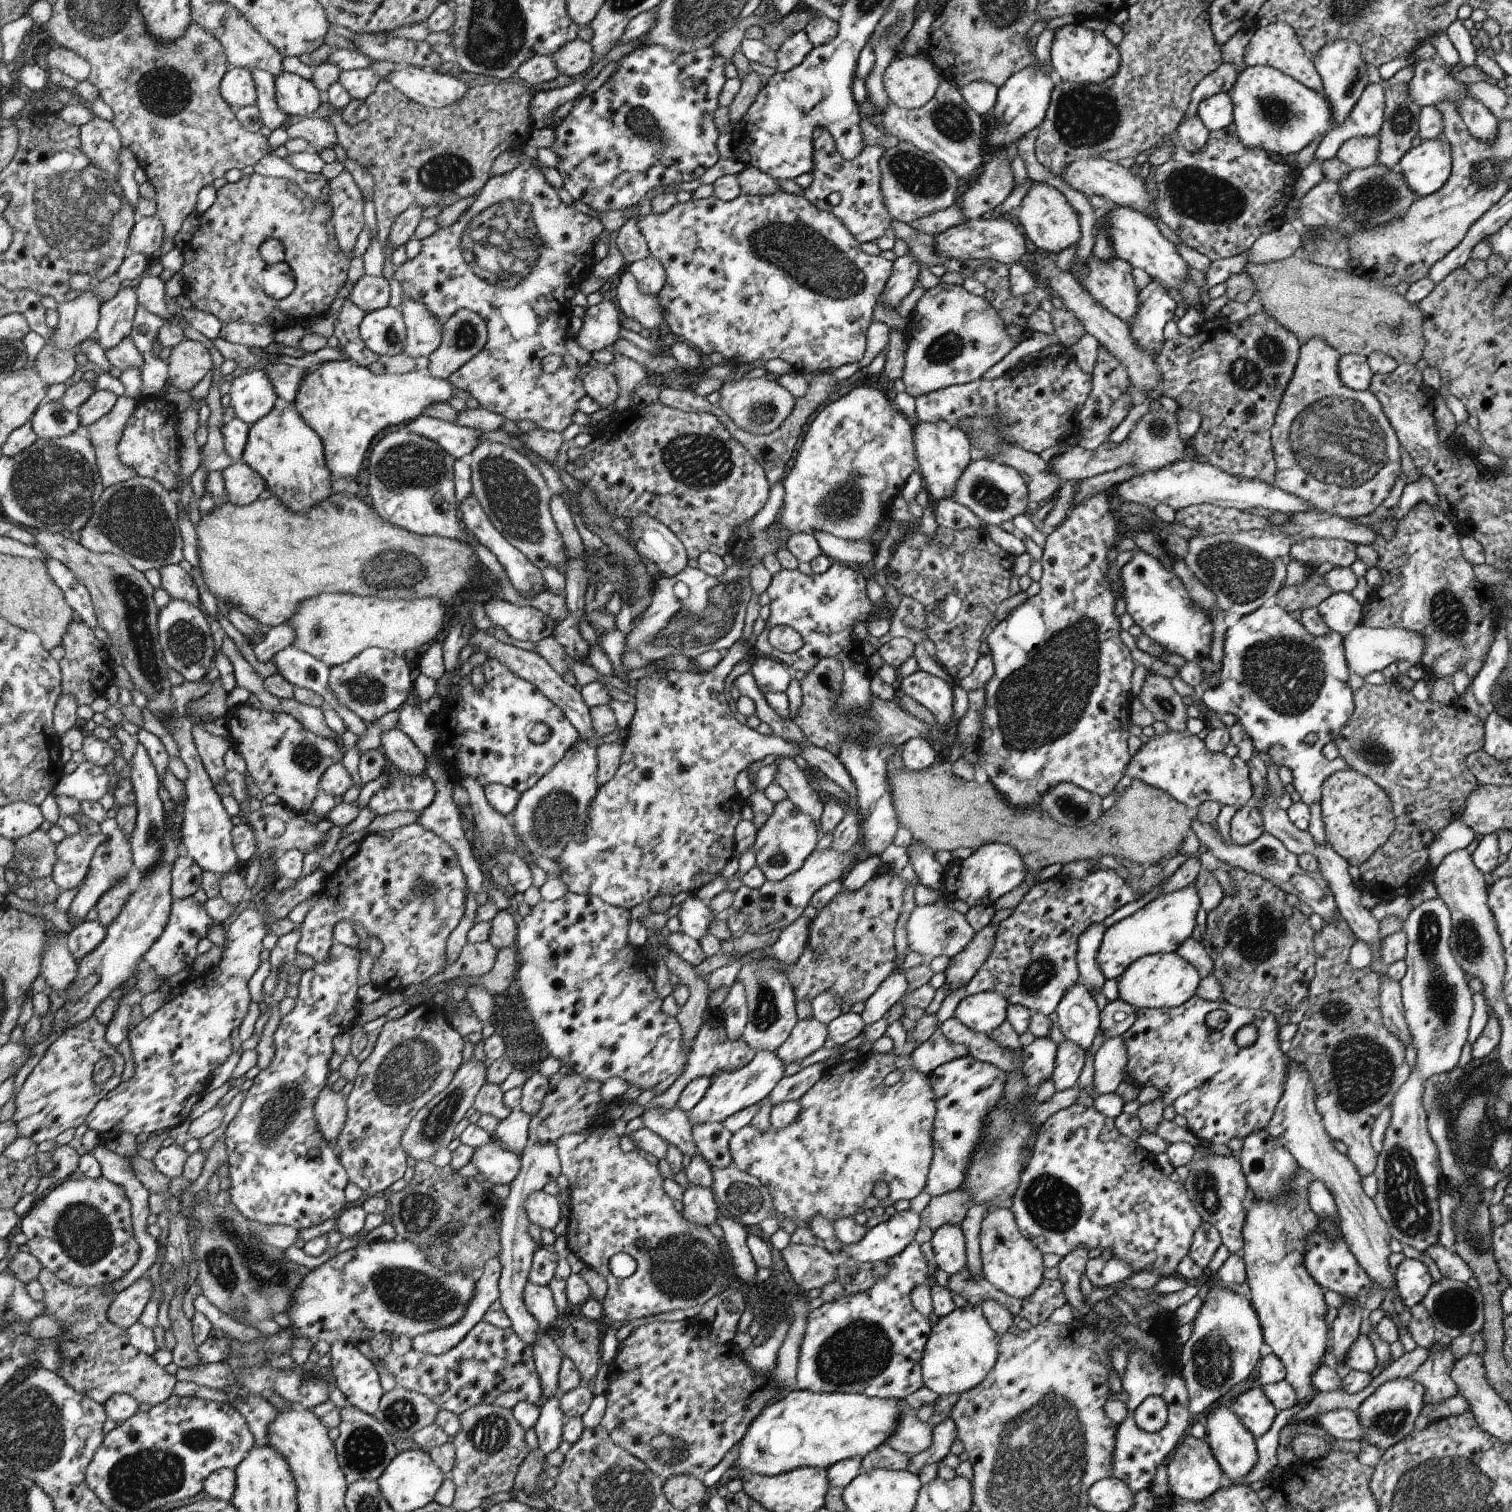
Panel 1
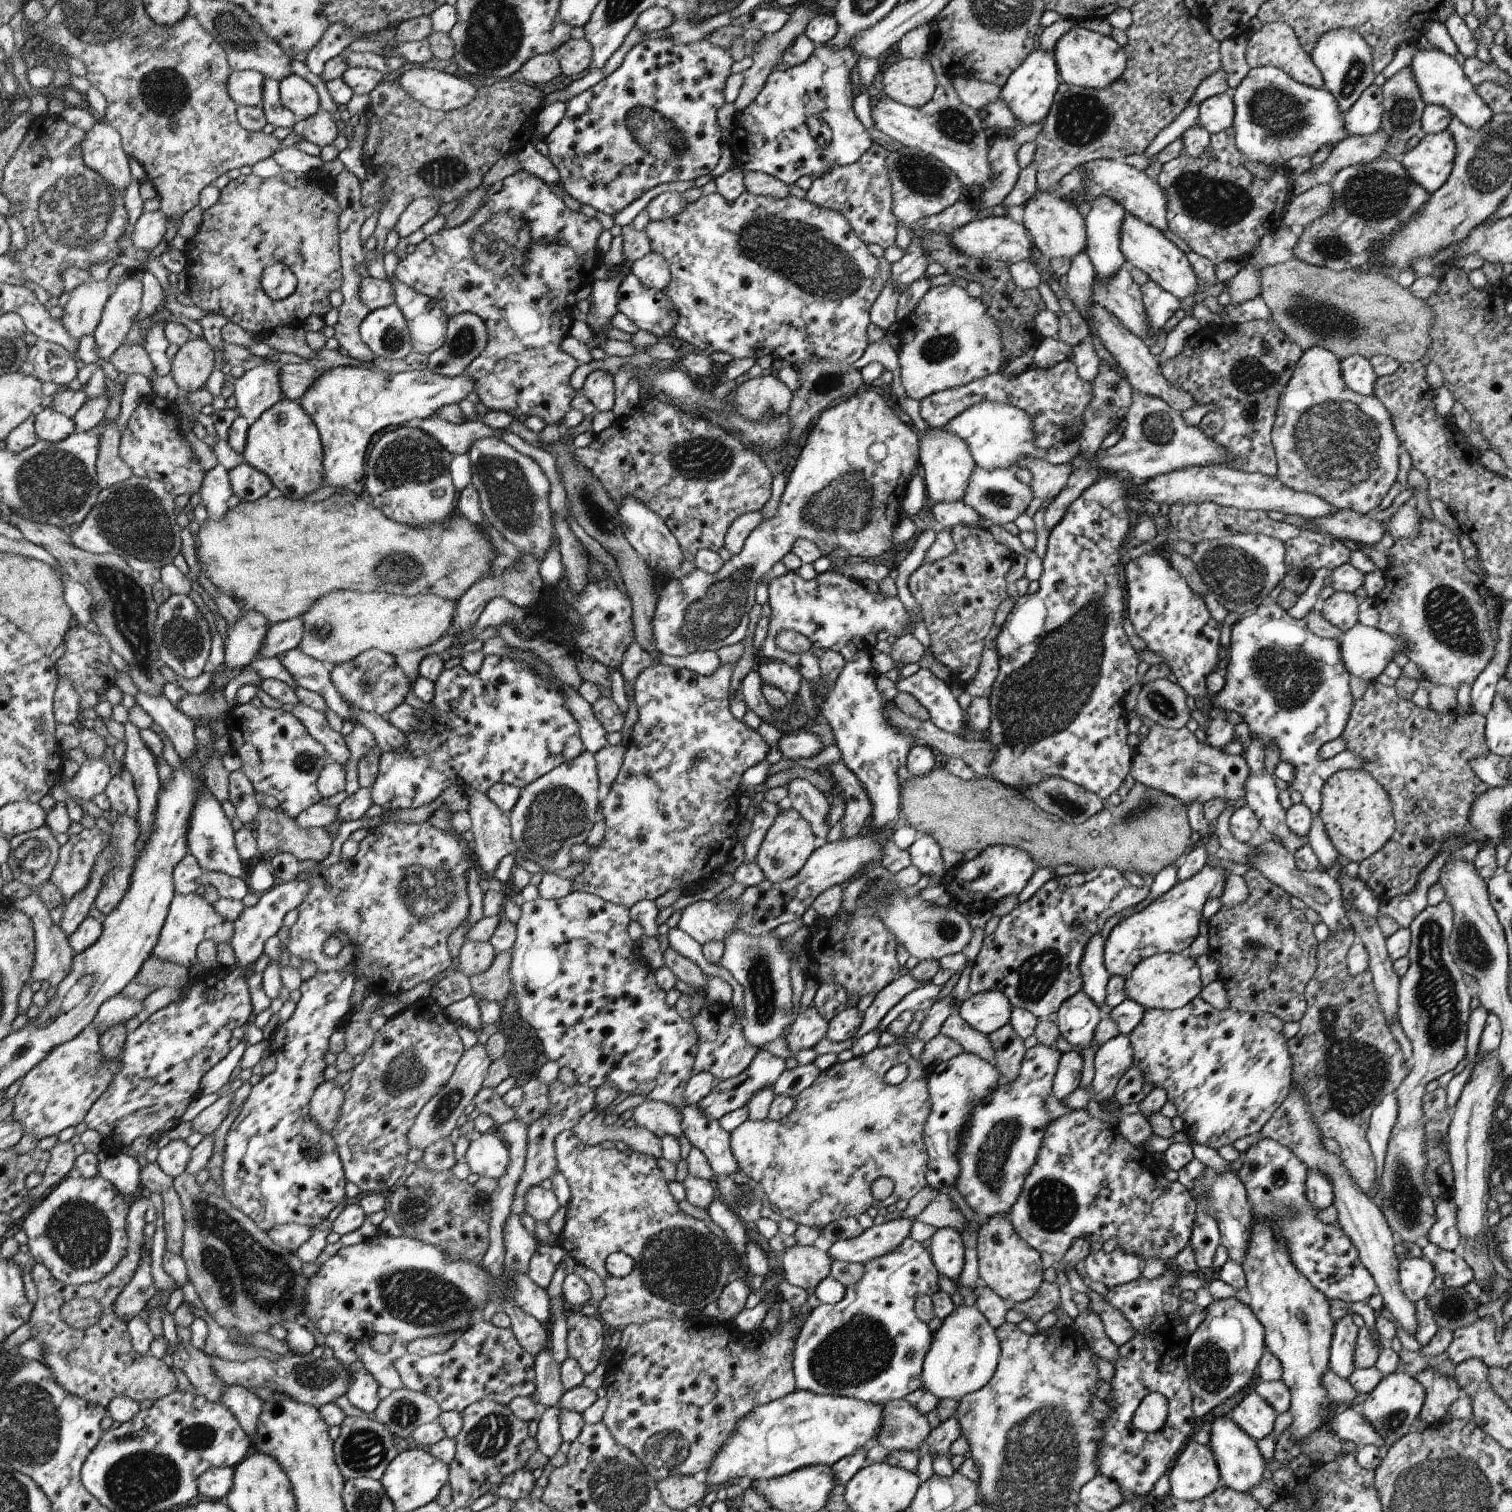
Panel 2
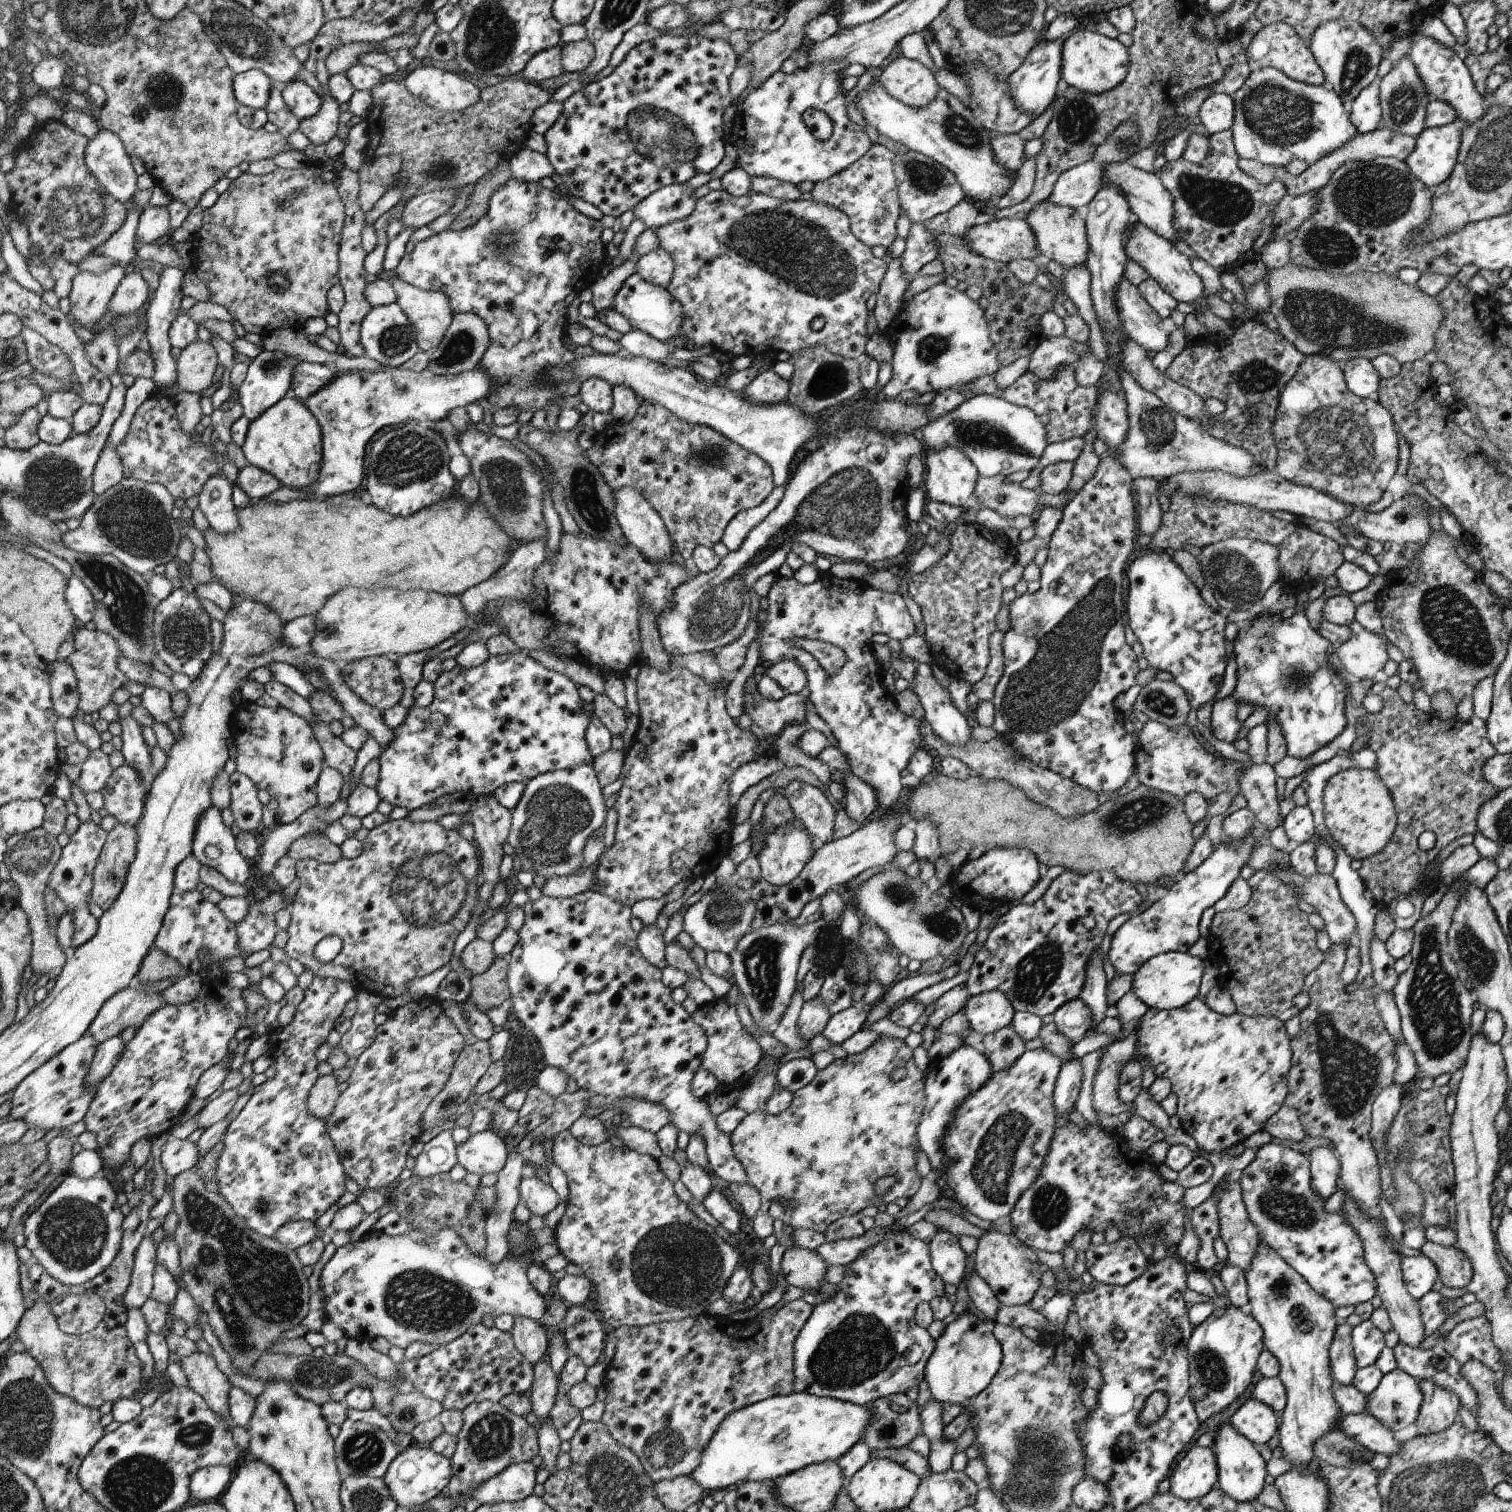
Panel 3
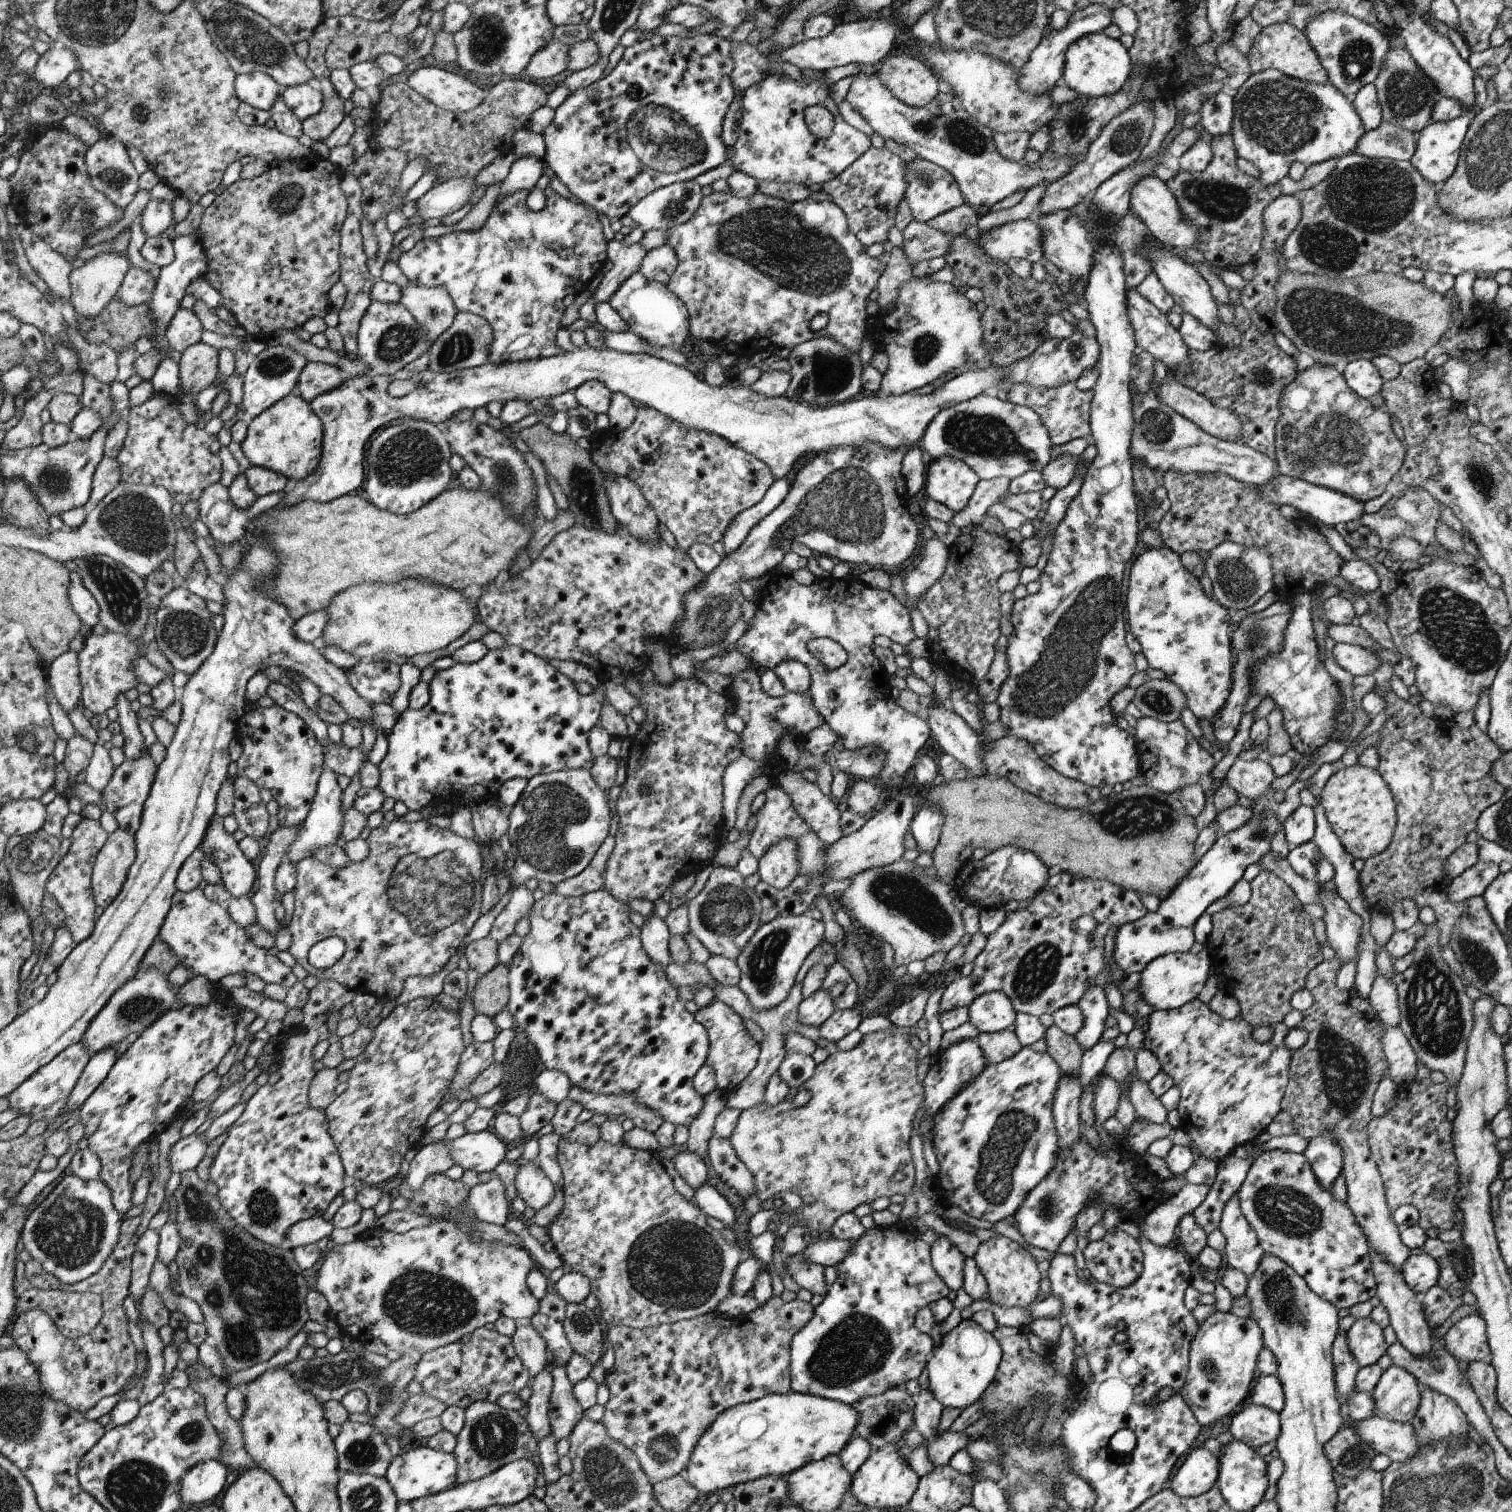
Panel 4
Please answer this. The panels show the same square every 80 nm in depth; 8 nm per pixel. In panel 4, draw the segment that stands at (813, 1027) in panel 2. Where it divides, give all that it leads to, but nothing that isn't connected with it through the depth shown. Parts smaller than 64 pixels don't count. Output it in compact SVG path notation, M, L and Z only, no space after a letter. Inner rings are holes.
M820 988L803 999L798 1007L798 1022L804 1026L819 1027L835 1013L836 1004L830 990Z

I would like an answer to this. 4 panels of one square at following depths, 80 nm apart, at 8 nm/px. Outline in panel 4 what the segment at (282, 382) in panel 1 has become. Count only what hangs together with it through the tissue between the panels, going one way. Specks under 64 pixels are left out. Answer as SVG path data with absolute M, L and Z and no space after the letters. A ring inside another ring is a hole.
M309 362L299 376L296 391L302 399L306 399L311 404L314 398L338 388L346 379L346 374L338 366Z

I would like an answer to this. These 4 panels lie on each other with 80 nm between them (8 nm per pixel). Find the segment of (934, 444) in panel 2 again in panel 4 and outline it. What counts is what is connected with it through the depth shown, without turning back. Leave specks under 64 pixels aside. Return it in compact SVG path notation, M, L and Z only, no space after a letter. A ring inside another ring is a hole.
M952 456L928 462L923 498L944 504L954 514L962 512L975 492L979 476L968 464Z

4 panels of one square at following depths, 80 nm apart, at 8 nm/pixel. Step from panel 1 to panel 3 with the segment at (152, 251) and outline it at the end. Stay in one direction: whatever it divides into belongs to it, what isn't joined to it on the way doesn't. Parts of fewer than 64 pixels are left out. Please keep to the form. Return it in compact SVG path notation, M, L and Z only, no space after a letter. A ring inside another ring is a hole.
M147 207L139 217L135 236L140 245L162 241L170 233L171 216L168 207Z

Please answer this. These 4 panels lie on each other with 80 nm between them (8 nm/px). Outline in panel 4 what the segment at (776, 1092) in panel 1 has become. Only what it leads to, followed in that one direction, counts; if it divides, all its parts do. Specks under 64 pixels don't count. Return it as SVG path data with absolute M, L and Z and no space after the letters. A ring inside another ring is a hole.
M786 1052L777 1073L791 1089L800 1089L809 1078L812 1078L815 1066L811 1055Z

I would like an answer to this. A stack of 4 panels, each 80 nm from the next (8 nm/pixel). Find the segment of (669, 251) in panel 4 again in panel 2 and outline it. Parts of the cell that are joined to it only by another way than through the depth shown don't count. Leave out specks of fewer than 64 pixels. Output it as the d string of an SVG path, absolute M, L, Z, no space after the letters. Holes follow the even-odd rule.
M651 251L641 259L629 263L630 270L644 286L663 291L671 282L671 267L659 253Z

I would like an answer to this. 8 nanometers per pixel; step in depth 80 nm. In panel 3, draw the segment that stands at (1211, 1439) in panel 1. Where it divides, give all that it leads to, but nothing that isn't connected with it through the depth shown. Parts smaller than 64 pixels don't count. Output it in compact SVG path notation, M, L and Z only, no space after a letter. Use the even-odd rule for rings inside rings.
M1224 1423L1215 1433L1214 1452L1218 1469L1218 1486L1229 1494L1236 1502L1254 1502L1260 1494L1264 1484L1268 1482L1267 1462L1260 1454L1259 1446L1255 1445L1248 1437L1240 1434L1232 1423Z

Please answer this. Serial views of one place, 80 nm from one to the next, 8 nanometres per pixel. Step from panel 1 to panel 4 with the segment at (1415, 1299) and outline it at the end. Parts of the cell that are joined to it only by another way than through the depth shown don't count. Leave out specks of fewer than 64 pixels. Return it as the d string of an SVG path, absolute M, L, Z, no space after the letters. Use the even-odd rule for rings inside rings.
M1412 1254L1404 1262L1401 1273L1405 1283L1415 1293L1425 1294L1438 1283L1440 1264L1429 1254Z

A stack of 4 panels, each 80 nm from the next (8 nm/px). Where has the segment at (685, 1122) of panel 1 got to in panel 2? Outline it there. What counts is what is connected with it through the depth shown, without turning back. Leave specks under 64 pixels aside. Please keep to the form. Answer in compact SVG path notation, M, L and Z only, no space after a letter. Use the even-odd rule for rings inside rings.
M646 1099L634 1109L633 1119L638 1126L647 1128L660 1138L670 1135L680 1142L680 1138L685 1137L682 1115L676 1105Z

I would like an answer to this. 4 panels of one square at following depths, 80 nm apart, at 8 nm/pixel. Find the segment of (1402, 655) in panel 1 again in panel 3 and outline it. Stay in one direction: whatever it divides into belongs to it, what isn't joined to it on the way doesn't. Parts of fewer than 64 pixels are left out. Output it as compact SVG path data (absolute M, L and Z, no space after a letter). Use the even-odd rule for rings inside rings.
M1356 620L1349 627L1350 638L1334 648L1335 660L1353 680L1372 679L1389 660L1387 638L1367 631Z

